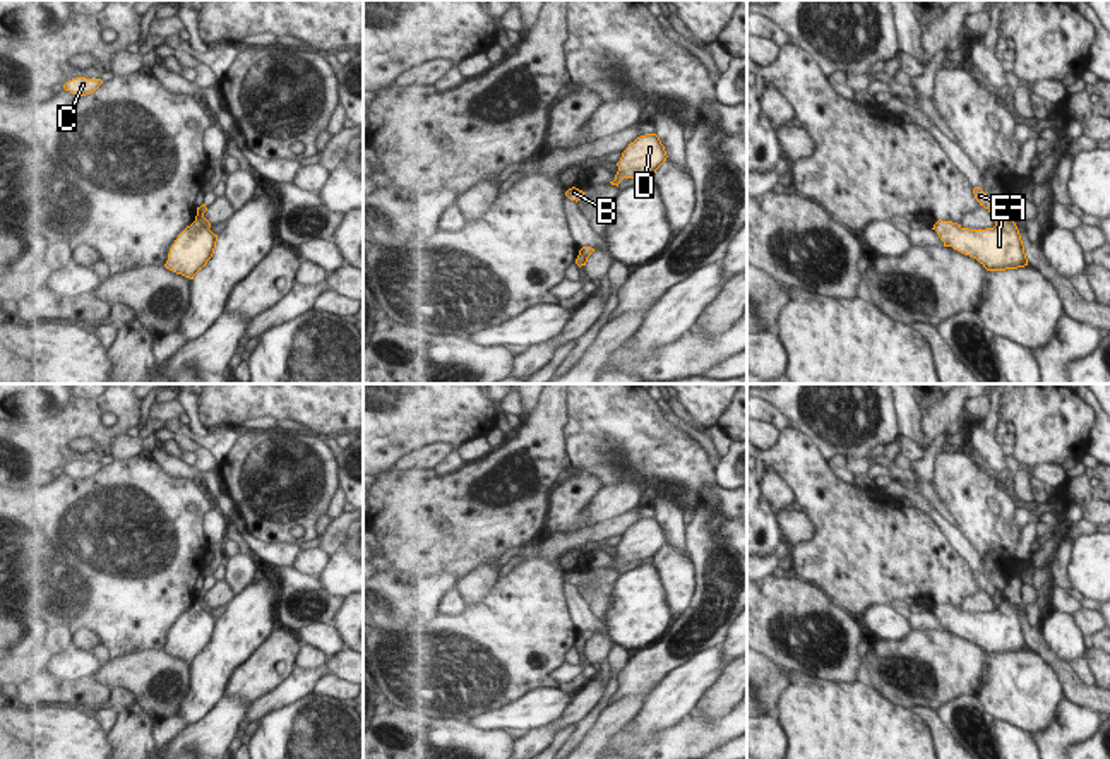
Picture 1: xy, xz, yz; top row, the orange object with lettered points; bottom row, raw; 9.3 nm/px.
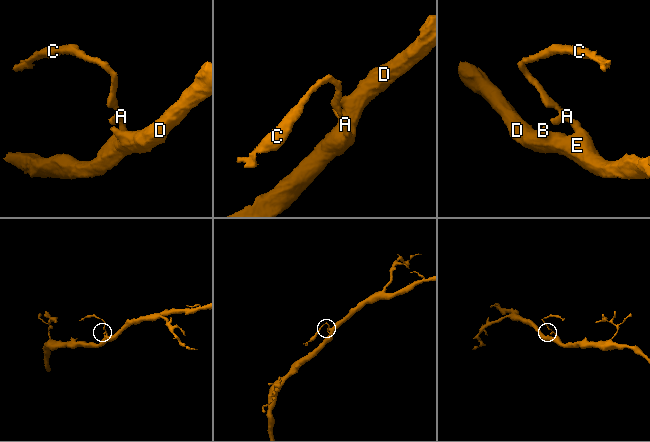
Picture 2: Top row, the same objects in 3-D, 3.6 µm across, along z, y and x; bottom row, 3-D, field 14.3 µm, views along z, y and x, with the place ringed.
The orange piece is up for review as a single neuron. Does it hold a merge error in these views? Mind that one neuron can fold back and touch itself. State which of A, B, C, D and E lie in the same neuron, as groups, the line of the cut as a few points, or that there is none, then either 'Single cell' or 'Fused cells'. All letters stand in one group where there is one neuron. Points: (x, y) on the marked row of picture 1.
Groups: A C / B D E. Split along yz (1004, 213), (996, 223). Fused cells

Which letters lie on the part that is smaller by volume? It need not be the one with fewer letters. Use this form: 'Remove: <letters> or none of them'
Remove: A, C

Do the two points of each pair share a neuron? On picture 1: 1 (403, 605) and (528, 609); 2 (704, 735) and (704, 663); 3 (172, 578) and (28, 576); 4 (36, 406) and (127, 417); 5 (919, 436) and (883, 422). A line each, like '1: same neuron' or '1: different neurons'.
1: different neurons
2: different neurons
3: same neuron
4: different neurons
5: different neurons

